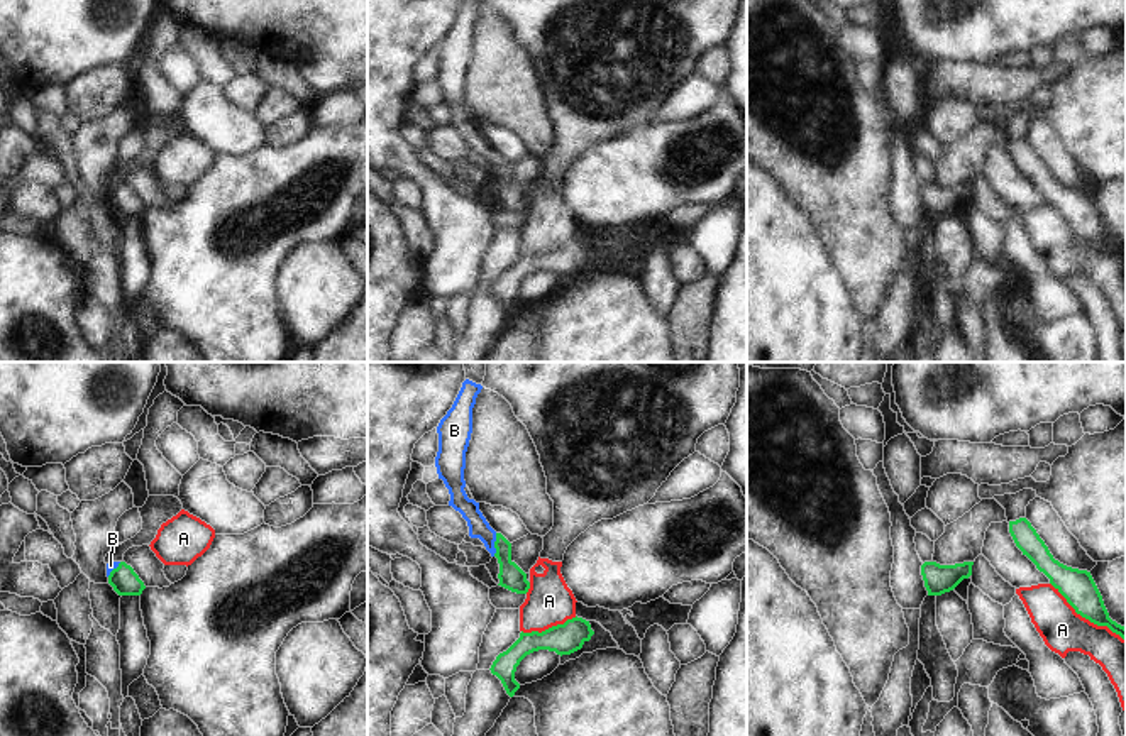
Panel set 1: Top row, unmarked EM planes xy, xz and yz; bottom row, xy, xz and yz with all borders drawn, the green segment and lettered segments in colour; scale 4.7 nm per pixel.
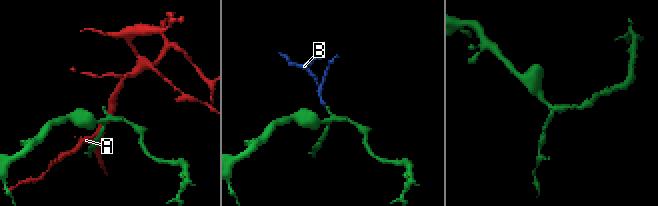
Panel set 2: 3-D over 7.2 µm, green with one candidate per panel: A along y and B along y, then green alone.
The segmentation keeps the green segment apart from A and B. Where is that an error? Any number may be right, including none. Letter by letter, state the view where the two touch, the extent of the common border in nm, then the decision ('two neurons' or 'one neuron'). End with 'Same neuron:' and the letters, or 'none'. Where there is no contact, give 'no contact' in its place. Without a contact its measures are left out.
A: yz | 460 nm | two neurons
B: xz | 110 nm | one neuron
Same neuron: B

